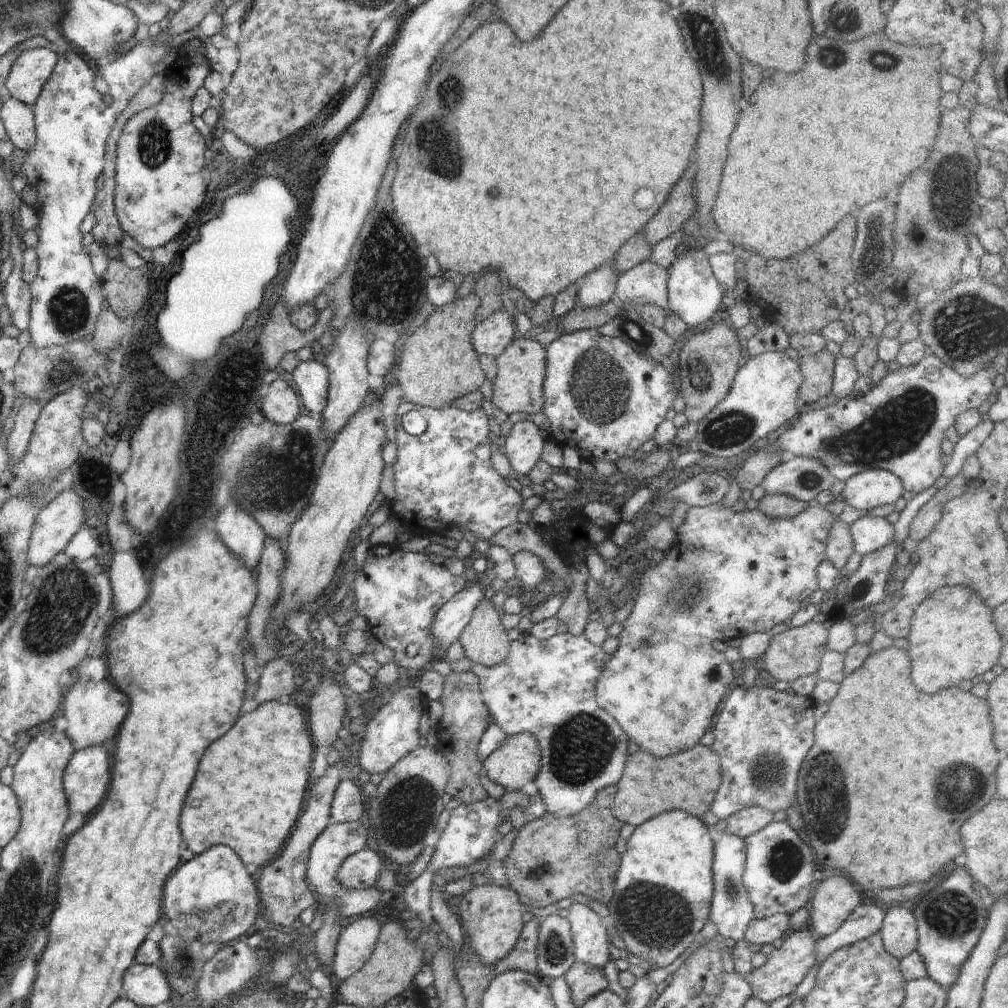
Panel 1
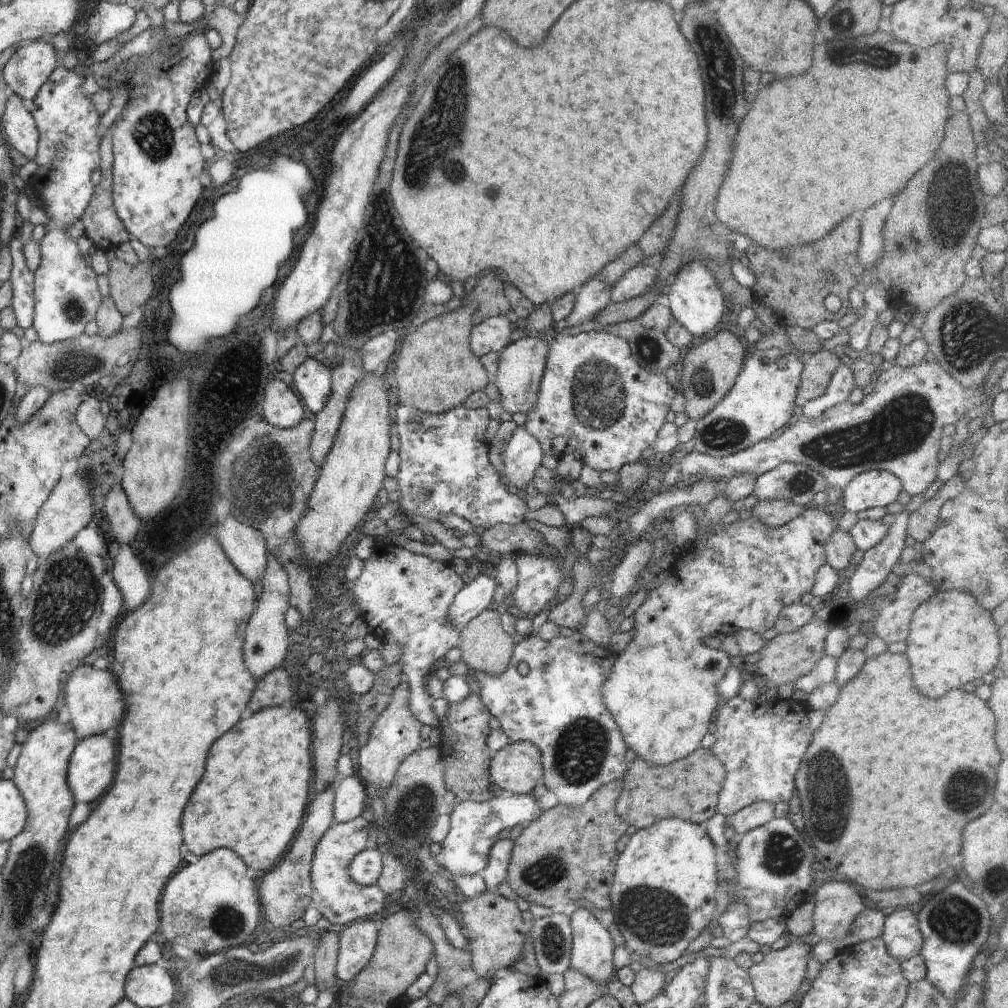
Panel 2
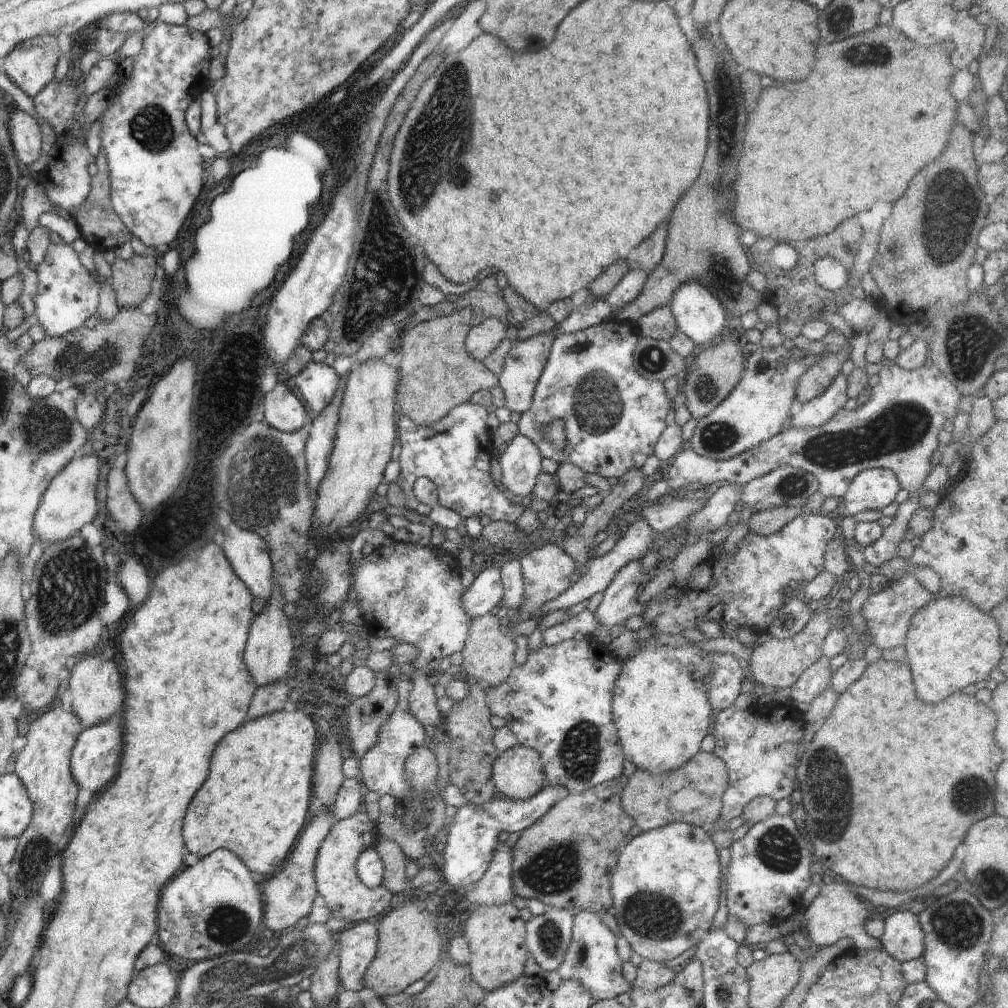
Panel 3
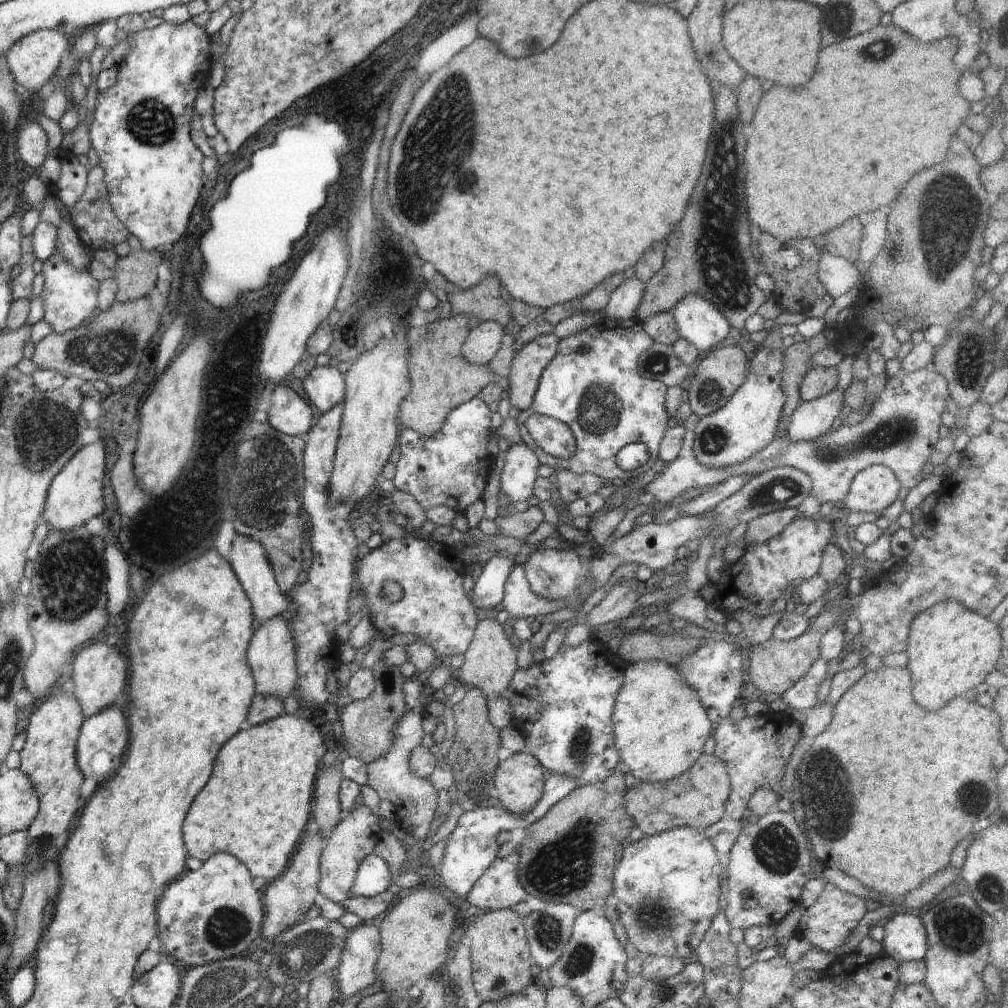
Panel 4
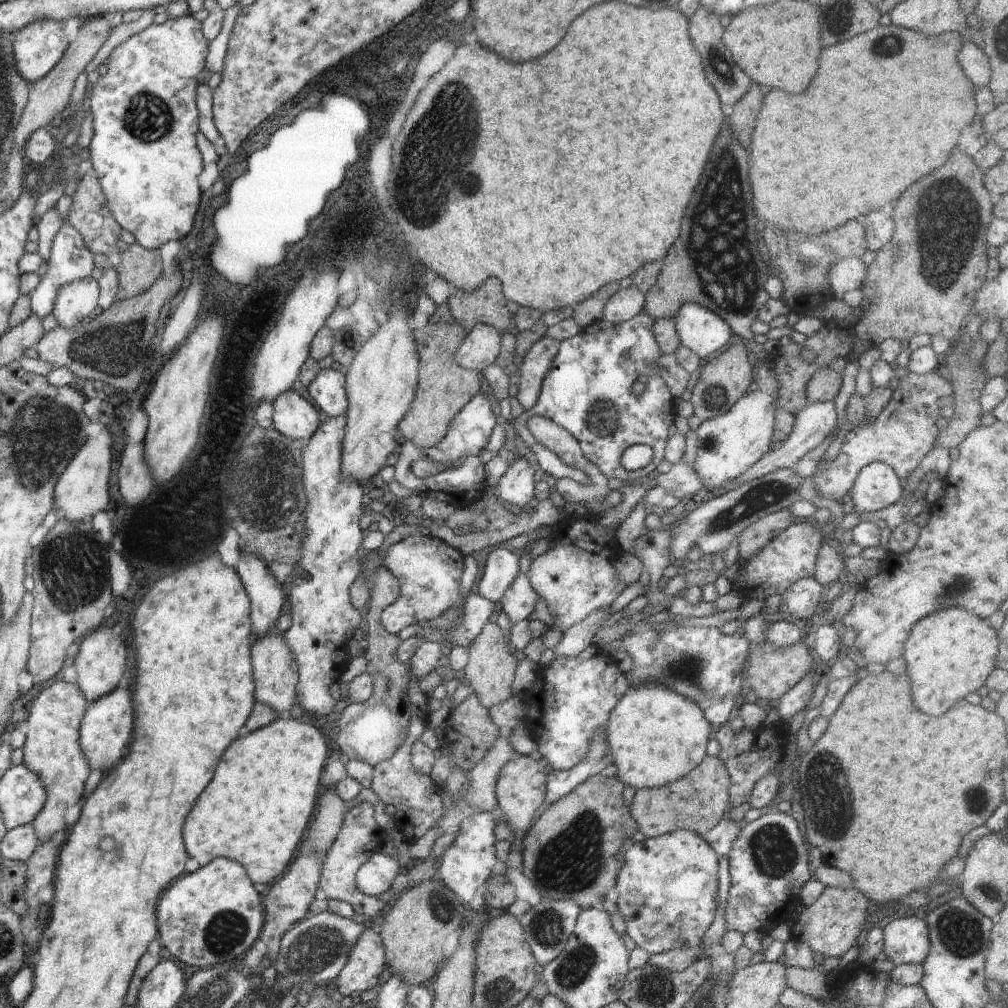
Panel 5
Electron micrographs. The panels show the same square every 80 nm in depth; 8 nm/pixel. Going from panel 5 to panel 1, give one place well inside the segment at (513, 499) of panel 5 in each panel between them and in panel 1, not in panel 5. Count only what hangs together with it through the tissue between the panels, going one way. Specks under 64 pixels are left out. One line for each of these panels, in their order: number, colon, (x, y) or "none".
1: (523, 446)
2: (523, 455)
3: (520, 462)
4: (520, 470)

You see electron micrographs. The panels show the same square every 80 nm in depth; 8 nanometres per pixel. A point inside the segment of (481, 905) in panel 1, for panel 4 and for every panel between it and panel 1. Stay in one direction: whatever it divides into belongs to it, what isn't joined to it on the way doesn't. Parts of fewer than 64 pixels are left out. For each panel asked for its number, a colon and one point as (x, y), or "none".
2: (496, 931)
3: (495, 933)
4: (502, 962)

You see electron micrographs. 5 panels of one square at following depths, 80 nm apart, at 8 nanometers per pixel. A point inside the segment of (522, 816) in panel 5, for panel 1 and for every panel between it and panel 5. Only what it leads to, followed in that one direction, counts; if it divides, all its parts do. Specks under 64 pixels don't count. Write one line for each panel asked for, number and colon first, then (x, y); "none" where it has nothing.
1: (514, 764)
2: (517, 767)
3: (518, 773)
4: (519, 778)

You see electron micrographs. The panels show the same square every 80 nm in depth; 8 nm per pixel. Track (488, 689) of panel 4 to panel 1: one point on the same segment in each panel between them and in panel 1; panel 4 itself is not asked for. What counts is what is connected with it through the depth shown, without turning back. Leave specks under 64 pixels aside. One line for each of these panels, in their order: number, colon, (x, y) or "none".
1: (484, 639)
2: (485, 646)
3: (488, 654)

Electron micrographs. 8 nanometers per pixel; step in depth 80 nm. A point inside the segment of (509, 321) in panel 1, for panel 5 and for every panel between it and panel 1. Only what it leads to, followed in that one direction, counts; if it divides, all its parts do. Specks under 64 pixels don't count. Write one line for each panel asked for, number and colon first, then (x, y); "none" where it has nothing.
2: (492, 334)
3: (482, 339)
4: (482, 343)
5: (479, 349)

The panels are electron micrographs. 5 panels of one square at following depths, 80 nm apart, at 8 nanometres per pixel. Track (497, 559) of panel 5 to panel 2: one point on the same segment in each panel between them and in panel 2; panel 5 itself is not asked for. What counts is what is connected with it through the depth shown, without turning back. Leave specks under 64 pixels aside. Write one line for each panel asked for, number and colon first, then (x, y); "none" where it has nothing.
2: (474, 597)
3: (486, 591)
4: (488, 591)

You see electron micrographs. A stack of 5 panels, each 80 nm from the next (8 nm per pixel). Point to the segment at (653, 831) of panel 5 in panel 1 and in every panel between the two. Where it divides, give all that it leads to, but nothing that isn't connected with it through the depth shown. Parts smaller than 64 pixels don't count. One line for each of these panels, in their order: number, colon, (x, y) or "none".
1: (688, 781)
2: (689, 788)
3: (705, 777)
4: (697, 798)

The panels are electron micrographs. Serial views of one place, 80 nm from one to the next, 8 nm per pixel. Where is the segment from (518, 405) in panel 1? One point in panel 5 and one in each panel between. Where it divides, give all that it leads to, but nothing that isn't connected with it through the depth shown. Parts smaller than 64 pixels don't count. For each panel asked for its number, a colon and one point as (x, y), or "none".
2: (522, 363)
3: (524, 362)
4: (524, 373)
5: (535, 363)

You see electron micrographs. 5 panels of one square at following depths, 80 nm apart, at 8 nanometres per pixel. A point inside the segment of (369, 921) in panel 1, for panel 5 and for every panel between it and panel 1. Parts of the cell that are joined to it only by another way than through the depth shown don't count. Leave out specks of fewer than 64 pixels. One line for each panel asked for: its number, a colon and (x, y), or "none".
2: (357, 943)
3: (358, 946)
4: (356, 971)
5: (365, 962)

